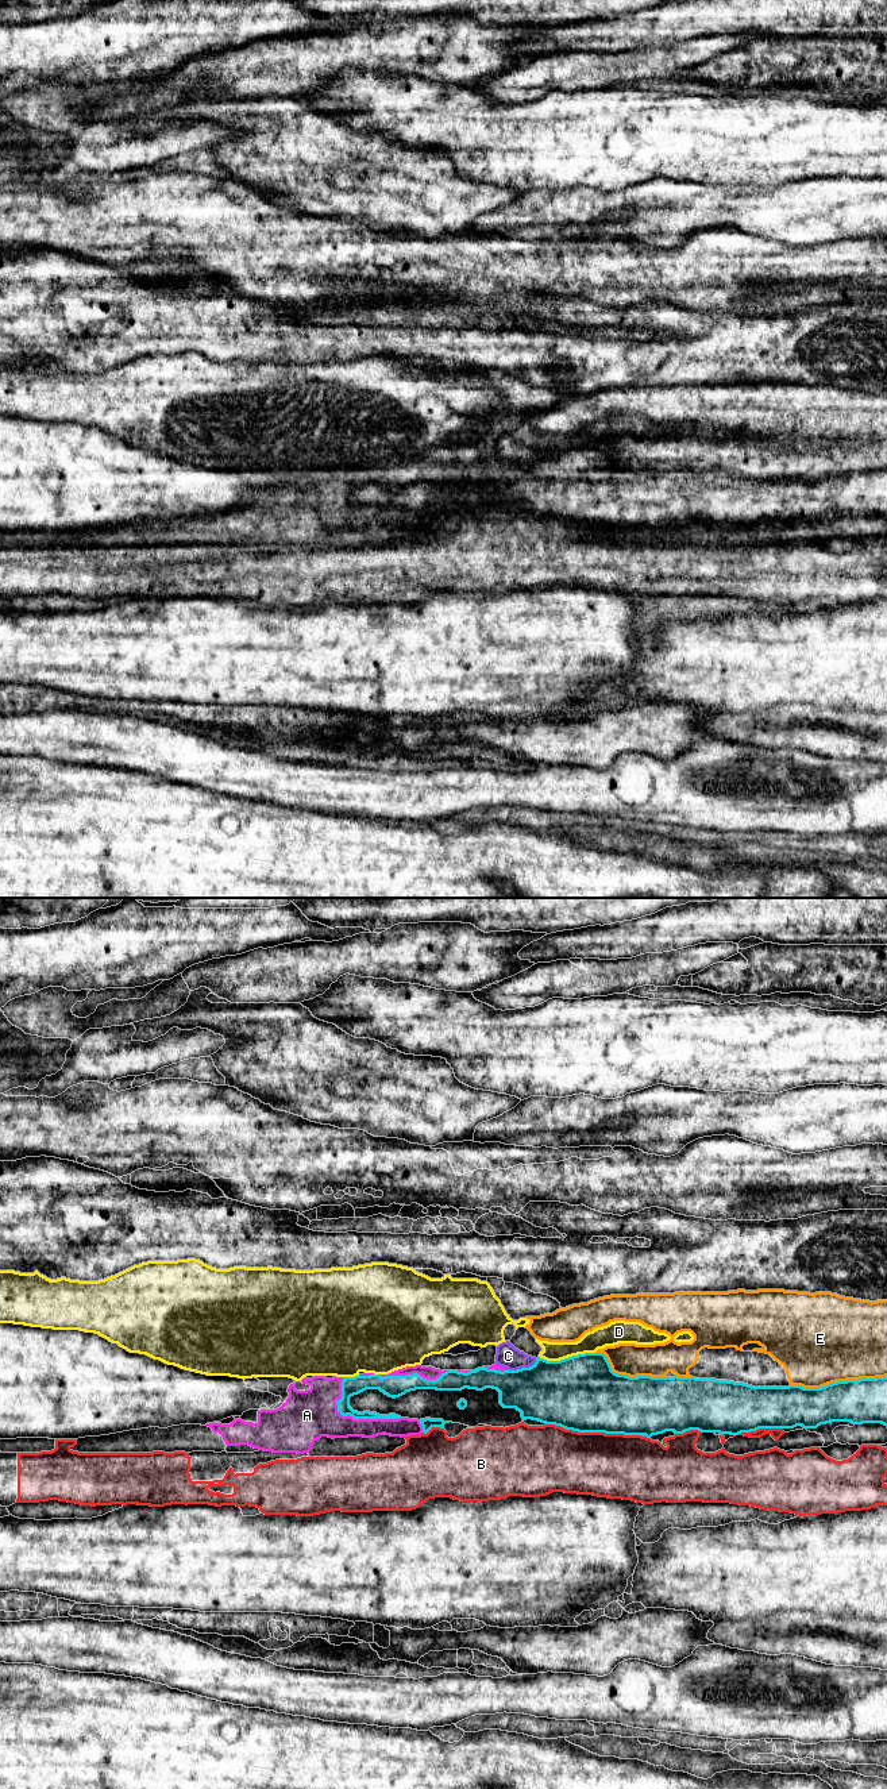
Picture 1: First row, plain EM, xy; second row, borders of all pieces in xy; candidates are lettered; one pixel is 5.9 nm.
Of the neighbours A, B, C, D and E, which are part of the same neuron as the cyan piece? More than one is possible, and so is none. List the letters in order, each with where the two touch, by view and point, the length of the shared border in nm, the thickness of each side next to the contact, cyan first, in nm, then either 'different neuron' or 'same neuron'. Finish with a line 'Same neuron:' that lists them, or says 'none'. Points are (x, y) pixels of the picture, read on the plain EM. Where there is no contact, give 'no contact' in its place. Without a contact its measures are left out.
A: xy (354, 511) | 420 nm | 110/300 nm | same neuron
B: xy (593, 524) | 550 nm | 460/380 nm | different neuron
C: xy (523, 461) | 180 nm | 380/140 nm | different neuron
D: xy (566, 451) | 340 nm | 460/130 nm | different neuron
E: xy (837, 474) | 600 nm | 260/500 nm | different neuron
Same neuron: A

